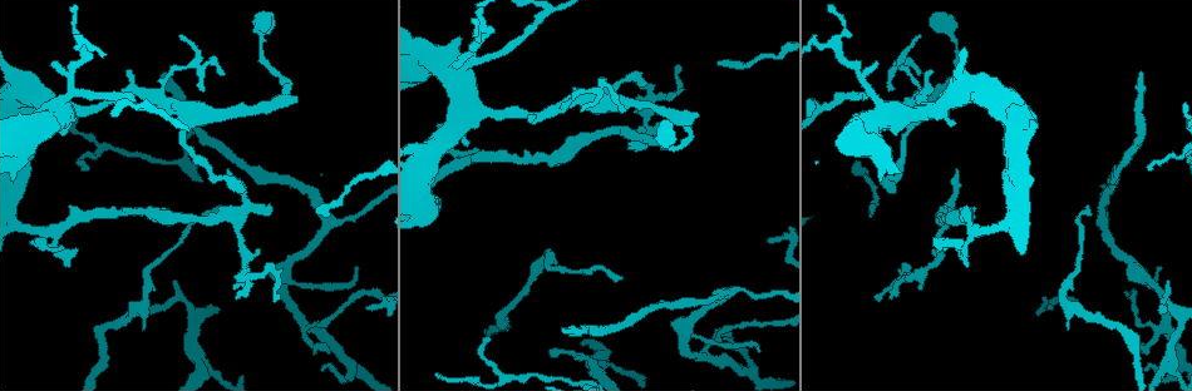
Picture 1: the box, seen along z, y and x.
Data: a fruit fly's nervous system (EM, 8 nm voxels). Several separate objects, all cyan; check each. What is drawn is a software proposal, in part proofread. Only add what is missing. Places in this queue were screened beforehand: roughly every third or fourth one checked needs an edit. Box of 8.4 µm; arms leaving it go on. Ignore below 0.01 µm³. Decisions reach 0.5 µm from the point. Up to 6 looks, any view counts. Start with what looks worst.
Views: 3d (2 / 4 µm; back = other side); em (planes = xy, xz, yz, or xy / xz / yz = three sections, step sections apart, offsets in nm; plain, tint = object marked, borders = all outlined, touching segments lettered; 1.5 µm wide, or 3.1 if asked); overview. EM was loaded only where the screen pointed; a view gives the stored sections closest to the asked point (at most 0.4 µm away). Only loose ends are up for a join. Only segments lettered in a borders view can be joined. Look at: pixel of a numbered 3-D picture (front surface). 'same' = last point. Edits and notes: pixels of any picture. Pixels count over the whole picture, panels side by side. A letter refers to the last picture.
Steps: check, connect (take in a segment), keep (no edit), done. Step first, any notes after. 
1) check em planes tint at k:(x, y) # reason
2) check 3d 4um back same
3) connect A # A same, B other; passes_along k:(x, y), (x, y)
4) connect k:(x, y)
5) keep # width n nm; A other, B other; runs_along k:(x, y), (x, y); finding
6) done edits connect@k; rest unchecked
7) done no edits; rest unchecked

check 3d 2um at 1:(1143, 74) # tapers out

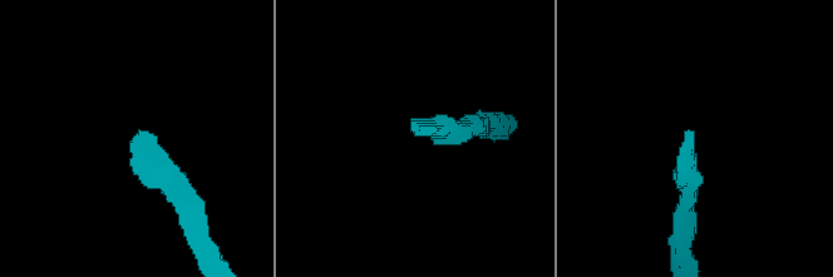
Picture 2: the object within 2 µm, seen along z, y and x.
check em planes tint at 2:(421, 128)

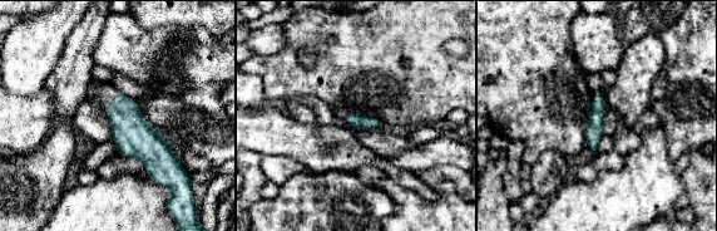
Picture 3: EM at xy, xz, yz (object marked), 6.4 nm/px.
check em planes borders same # see the neighbours

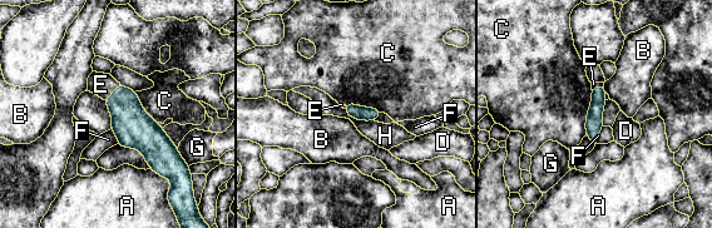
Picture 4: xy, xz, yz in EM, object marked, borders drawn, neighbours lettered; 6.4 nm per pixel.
connect E # width 90 nm; A other, B other, C other, D other, E same, F other, G other, H other; passes_along 4:(133, 125), (114, 92), (100, 84); the neuron continues

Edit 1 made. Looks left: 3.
check overview # redraw

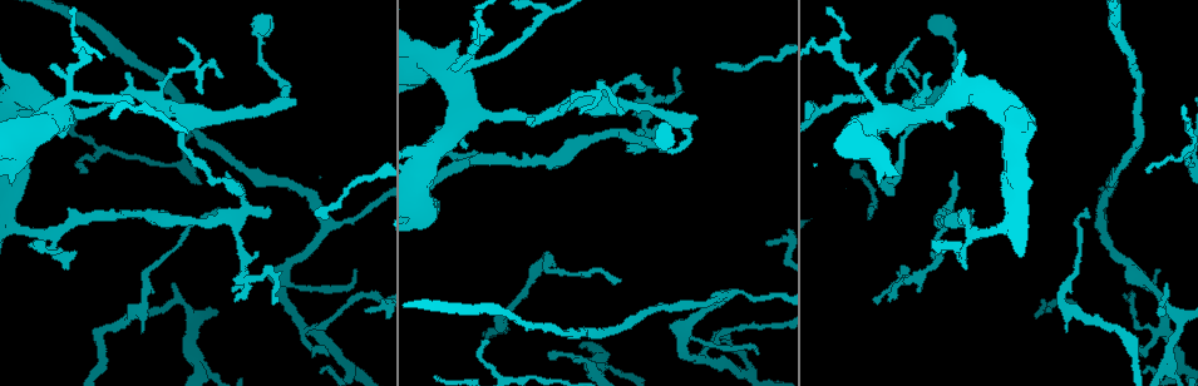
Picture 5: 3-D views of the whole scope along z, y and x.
check em planes plain at 5:(956, 172)

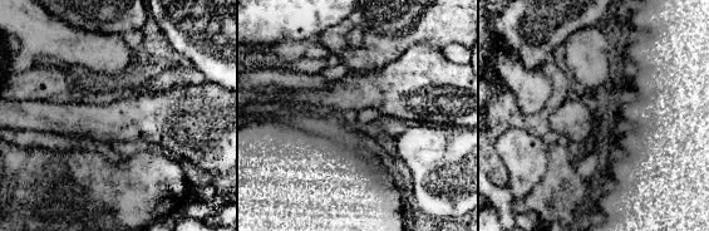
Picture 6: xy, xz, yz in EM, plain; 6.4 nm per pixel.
check em planes borders same # see the neighbours

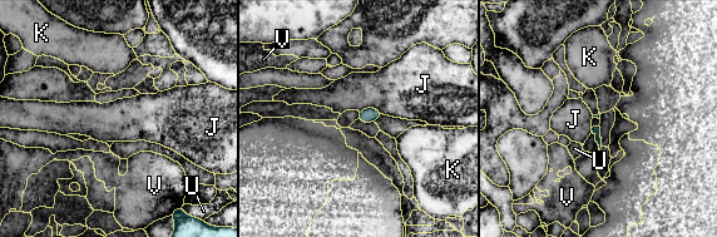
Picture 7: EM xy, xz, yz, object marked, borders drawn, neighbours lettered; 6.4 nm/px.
keep # J other, K other, U other, V other; border 7:(359, 110), (376, 108), (382, 113); none of them fits

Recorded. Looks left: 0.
done edits connect@4; rest unchecked

